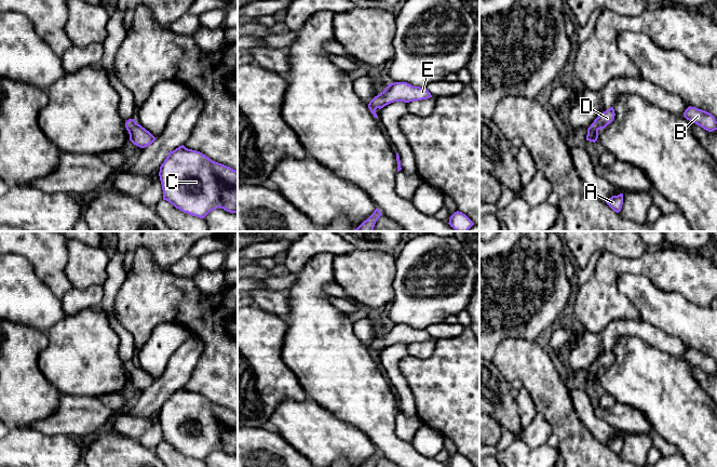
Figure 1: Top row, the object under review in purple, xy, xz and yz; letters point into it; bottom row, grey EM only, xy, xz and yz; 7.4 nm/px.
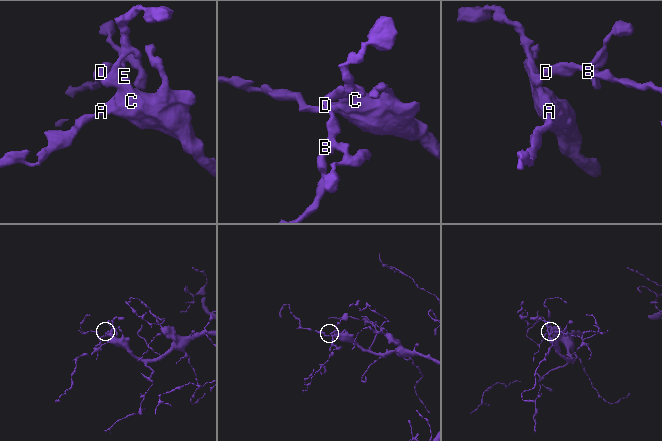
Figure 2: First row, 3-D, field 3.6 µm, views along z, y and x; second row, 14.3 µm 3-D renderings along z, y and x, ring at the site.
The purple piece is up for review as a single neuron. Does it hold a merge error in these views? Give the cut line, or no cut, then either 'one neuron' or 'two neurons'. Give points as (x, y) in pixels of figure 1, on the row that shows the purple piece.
no cut | one neuron

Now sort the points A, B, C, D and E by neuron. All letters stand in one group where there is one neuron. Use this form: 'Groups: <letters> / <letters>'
Groups: A B C D E

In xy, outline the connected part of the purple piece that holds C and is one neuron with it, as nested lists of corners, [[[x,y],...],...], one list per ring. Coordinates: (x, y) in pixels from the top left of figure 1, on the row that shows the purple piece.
[[[179,146],[160,166],[159,172],[163,200],[192,216],[204,218],[209,212],[220,208],[238,213],[238,171],[215,162],[200,151]]]

